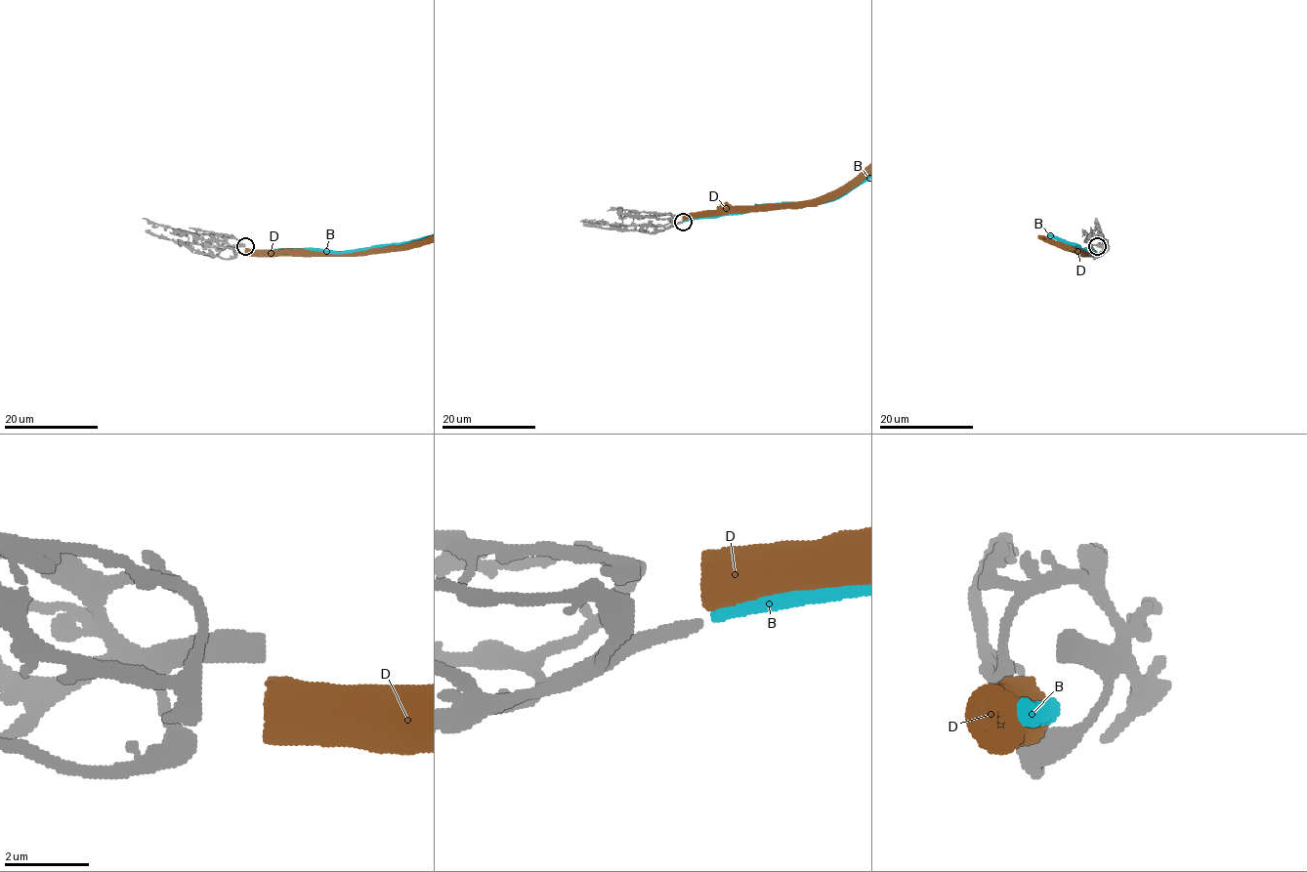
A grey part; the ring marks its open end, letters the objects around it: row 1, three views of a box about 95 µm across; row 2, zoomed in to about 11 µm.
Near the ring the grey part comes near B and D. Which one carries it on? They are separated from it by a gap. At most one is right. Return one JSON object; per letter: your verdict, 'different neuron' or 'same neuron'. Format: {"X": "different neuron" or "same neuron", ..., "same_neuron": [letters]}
{"B": "same neuron", "D": "different neuron", "same_neuron": ["B"]}

